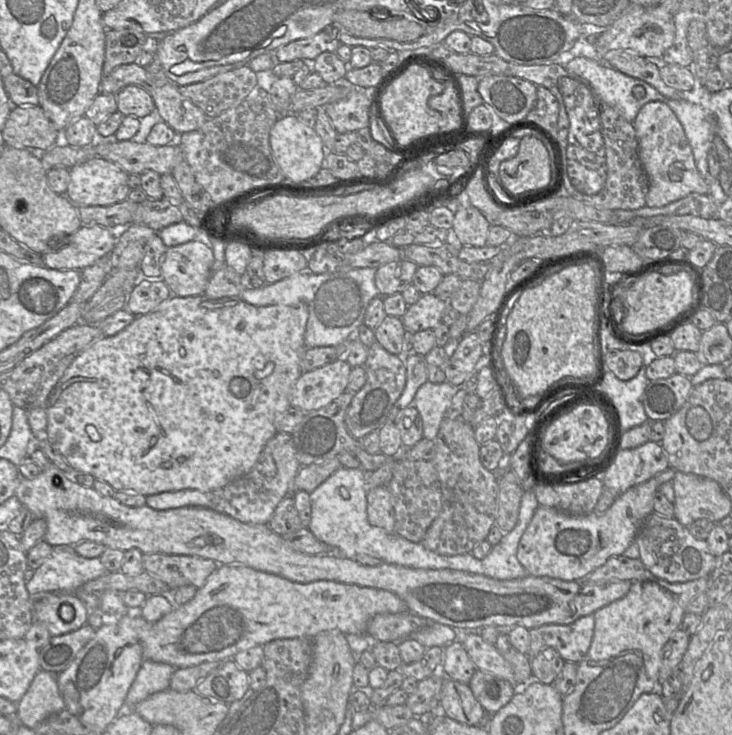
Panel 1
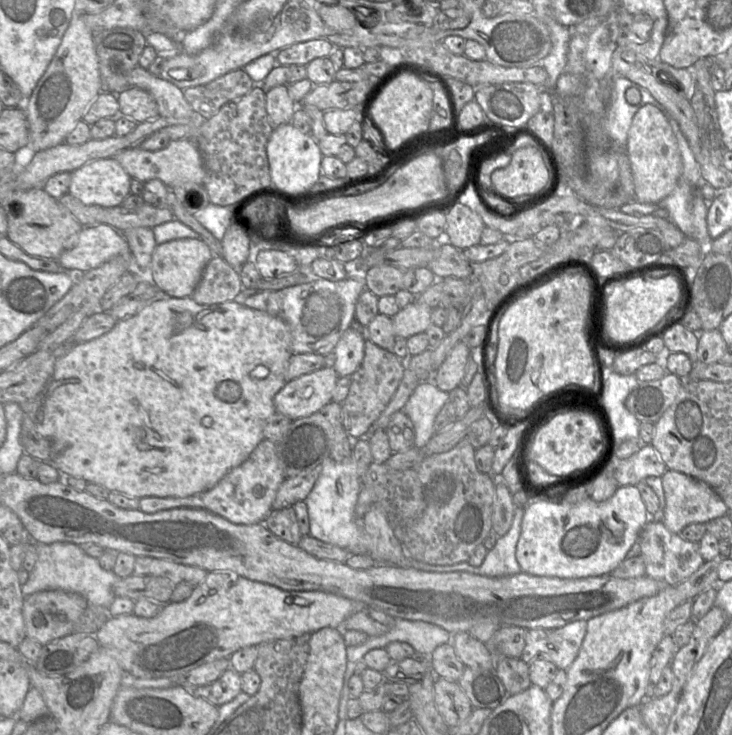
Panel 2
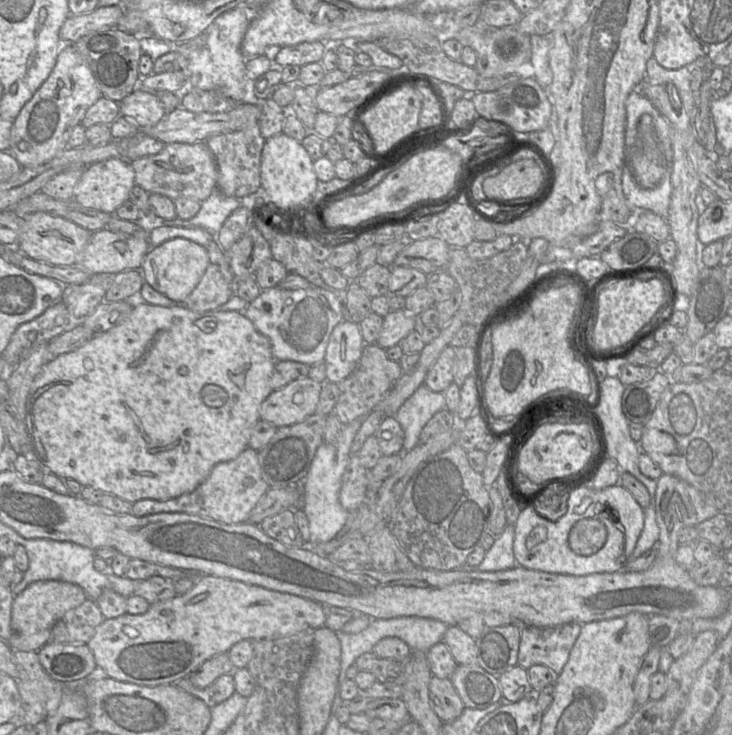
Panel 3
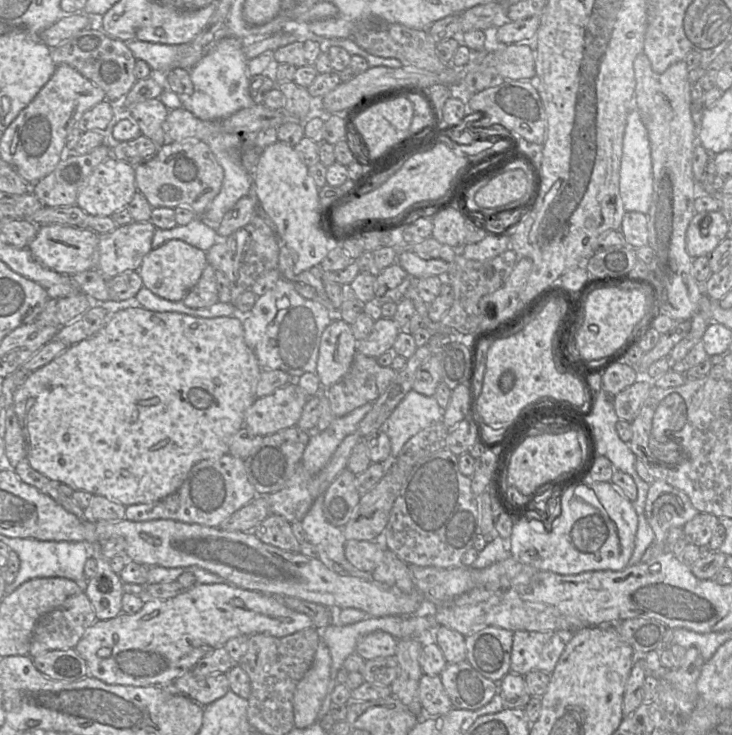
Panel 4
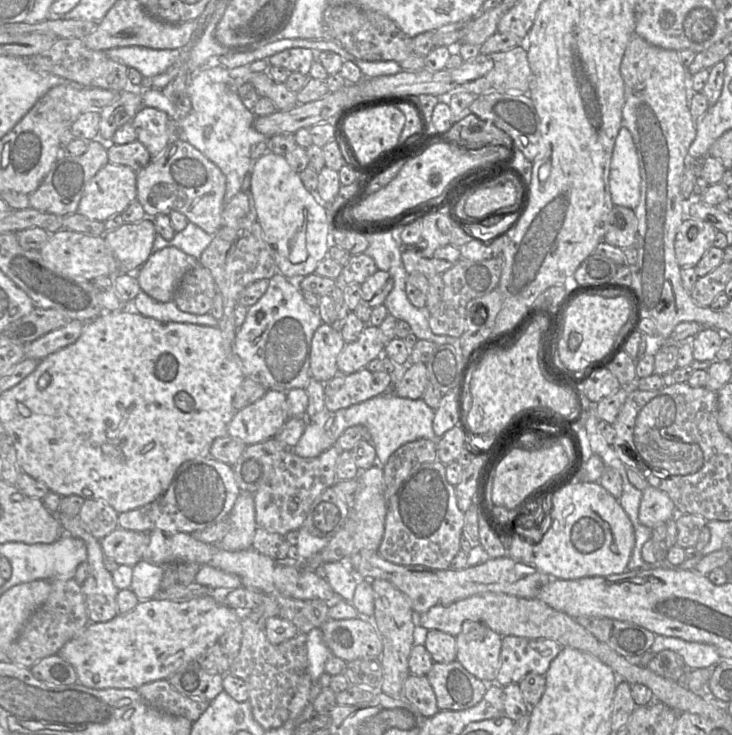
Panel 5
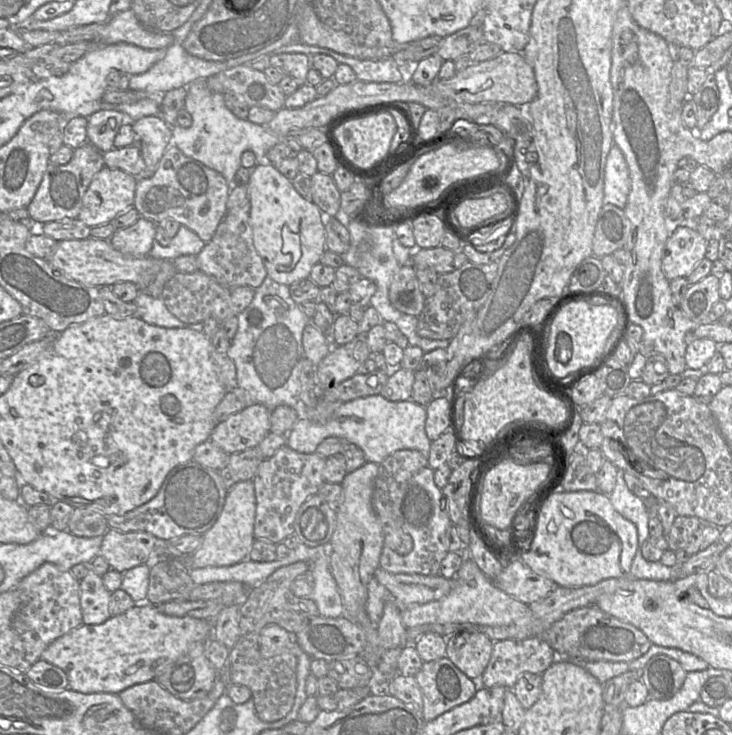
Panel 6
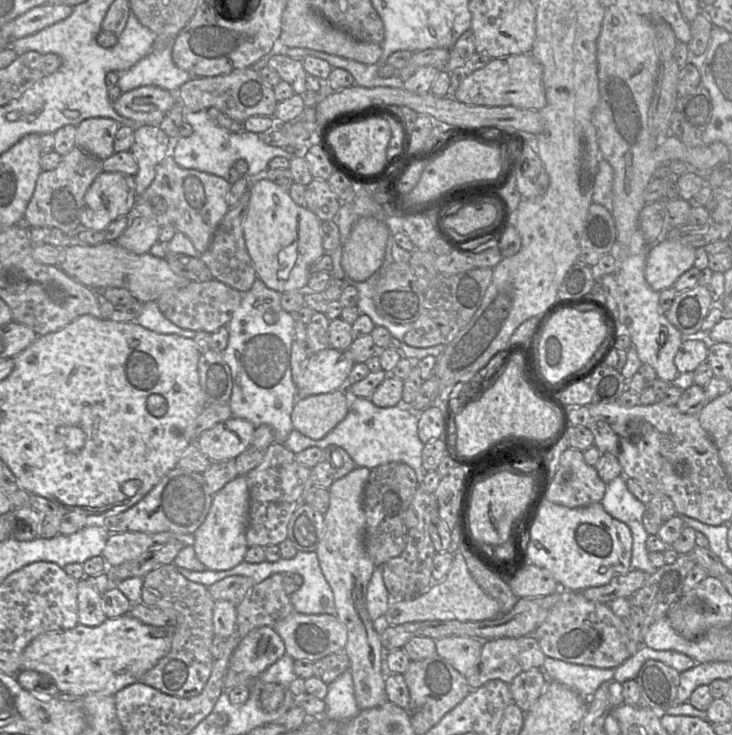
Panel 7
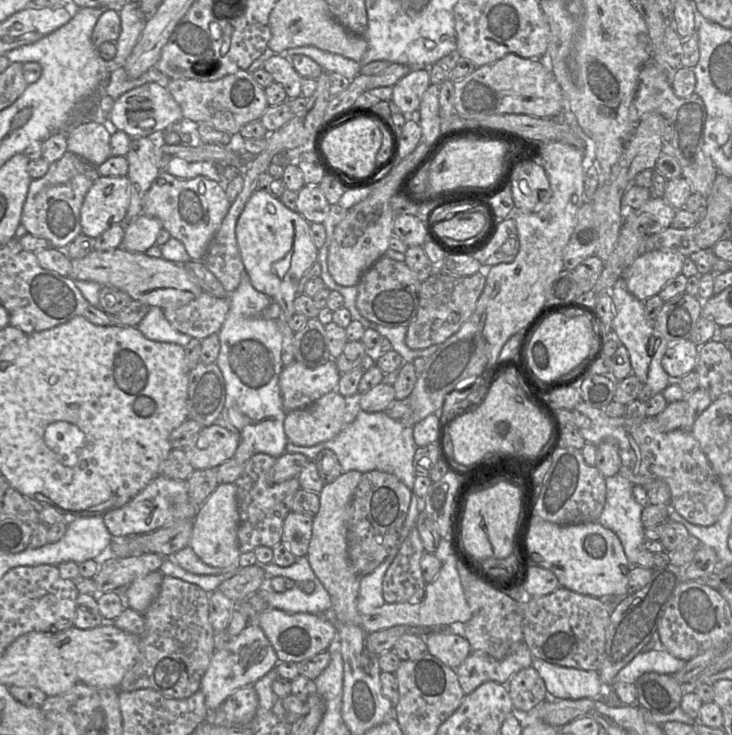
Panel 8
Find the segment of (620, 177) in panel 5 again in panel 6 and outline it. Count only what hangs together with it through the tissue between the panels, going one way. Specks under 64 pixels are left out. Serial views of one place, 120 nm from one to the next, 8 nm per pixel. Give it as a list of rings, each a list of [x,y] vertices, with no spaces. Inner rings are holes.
[[[613,145],[608,153],[604,170],[604,204],[612,204],[624,209],[630,189],[627,162],[621,150]]]

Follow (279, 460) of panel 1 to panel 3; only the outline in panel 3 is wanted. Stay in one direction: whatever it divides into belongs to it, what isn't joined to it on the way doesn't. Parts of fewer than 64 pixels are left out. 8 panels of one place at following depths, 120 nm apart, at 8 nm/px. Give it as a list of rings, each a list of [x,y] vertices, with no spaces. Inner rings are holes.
[[[247,447],[237,458],[231,461],[216,464],[207,478],[192,492],[165,501],[155,499],[139,500],[133,503],[132,514],[135,516],[146,516],[160,512],[183,512],[198,515],[202,518],[212,519],[225,524],[239,524],[248,522],[250,512],[268,490],[269,485],[262,478],[262,471],[258,460],[258,452]]]

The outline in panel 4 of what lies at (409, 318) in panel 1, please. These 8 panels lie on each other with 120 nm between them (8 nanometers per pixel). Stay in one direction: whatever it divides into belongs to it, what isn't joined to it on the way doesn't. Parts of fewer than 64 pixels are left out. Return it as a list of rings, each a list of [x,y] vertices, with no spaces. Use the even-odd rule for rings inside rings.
[[[380,318],[375,321],[372,332],[363,341],[358,341],[357,353],[377,358],[393,347],[400,332],[393,318]]]

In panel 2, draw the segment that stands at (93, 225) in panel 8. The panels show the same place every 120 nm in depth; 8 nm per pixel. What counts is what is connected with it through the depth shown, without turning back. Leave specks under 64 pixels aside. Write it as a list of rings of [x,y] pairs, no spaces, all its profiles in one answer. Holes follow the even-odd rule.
[[[114,157],[97,159],[86,163],[71,173],[68,193],[86,205],[122,206],[124,199],[130,194],[131,179]]]

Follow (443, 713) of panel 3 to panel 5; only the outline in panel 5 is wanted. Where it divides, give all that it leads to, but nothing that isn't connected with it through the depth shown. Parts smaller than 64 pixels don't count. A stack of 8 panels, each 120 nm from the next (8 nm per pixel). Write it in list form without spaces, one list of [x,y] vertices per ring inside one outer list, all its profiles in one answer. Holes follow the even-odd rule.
[[[410,674],[404,682],[404,697],[425,718],[439,711],[435,693],[426,676]]]

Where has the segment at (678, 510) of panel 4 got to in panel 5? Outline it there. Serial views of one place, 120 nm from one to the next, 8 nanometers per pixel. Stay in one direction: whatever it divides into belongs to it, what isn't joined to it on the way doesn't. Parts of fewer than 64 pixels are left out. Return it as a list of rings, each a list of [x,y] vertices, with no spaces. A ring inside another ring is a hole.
[[[650,485],[642,491],[638,514],[642,525],[652,529],[677,515],[674,503],[665,492]]]

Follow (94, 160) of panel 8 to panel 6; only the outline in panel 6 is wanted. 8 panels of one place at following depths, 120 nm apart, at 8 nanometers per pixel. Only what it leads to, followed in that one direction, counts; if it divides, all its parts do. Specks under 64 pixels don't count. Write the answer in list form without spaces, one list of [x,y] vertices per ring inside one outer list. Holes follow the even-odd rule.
[[[102,109],[88,117],[87,142],[102,153],[114,148],[114,139],[120,127],[131,122],[118,110]]]

